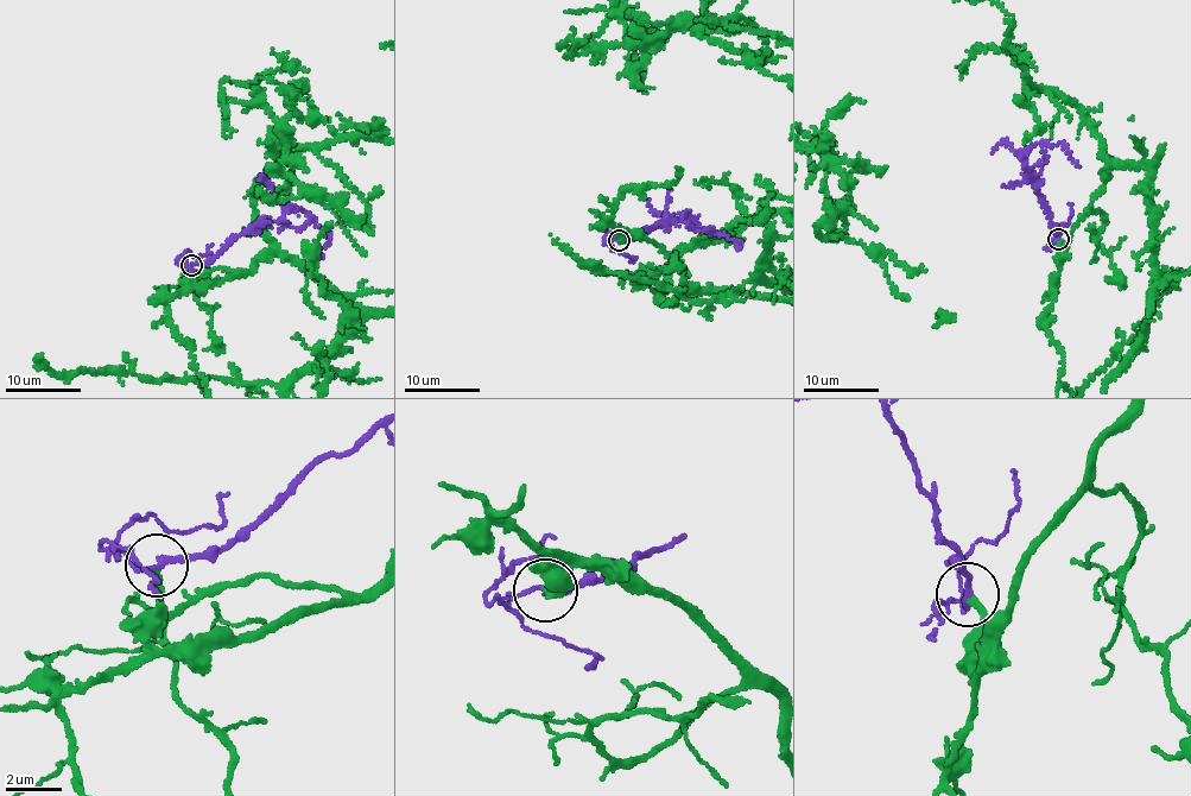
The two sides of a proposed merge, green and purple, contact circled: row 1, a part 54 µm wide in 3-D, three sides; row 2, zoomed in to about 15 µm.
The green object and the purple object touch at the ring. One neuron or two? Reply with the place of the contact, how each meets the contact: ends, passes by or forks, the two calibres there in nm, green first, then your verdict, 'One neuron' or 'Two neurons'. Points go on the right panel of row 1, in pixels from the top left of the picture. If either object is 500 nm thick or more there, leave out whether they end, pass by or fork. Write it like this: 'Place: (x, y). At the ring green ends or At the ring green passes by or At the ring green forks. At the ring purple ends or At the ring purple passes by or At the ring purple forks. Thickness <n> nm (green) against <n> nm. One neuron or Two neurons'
Place: (1058, 239). At the ring green ends. At the ring purple passes by. Thickness 200 nm (green) against 170 nm. One neuron

